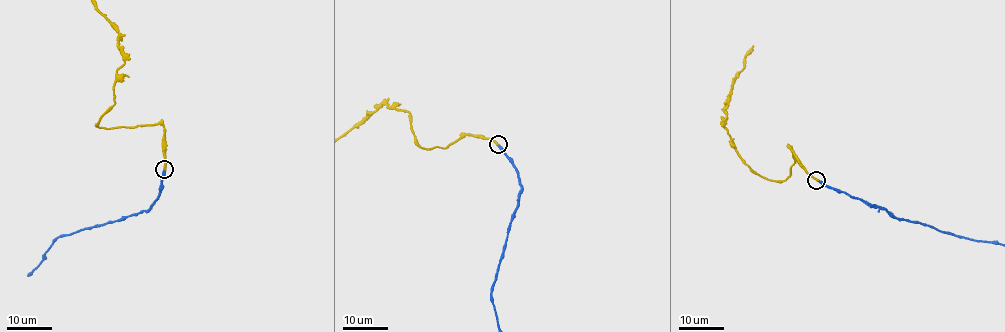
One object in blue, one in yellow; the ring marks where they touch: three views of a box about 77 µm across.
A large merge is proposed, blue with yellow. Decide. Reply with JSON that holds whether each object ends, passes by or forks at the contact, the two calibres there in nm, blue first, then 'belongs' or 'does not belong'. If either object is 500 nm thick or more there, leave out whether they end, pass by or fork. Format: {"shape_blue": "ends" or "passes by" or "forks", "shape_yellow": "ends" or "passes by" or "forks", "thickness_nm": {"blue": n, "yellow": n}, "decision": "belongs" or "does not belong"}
{"shape_blue": "ends", "shape_yellow": "ends", "thickness_nm": {"blue": 360, "yellow": 320}, "decision": "belongs"}

